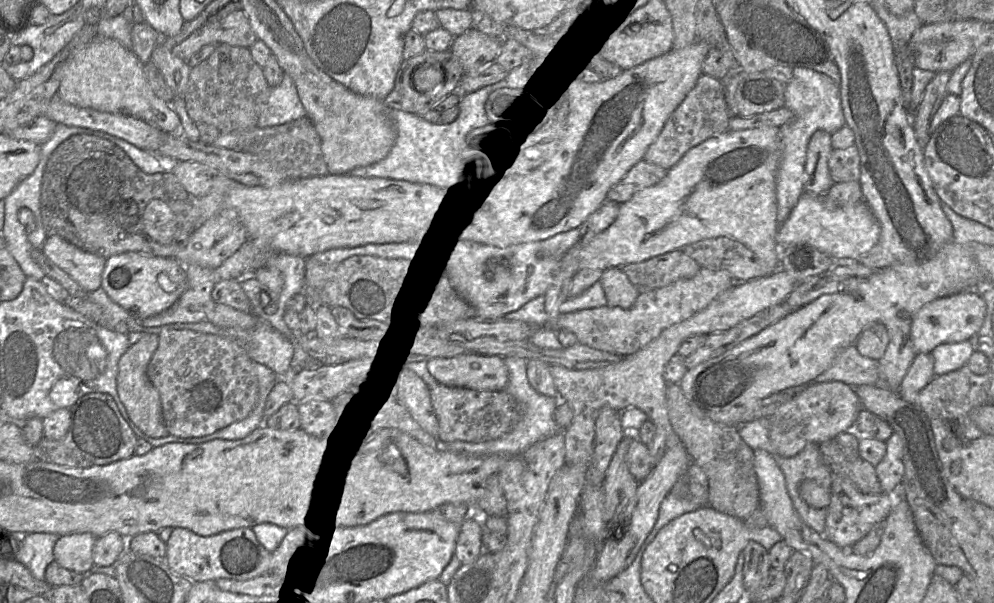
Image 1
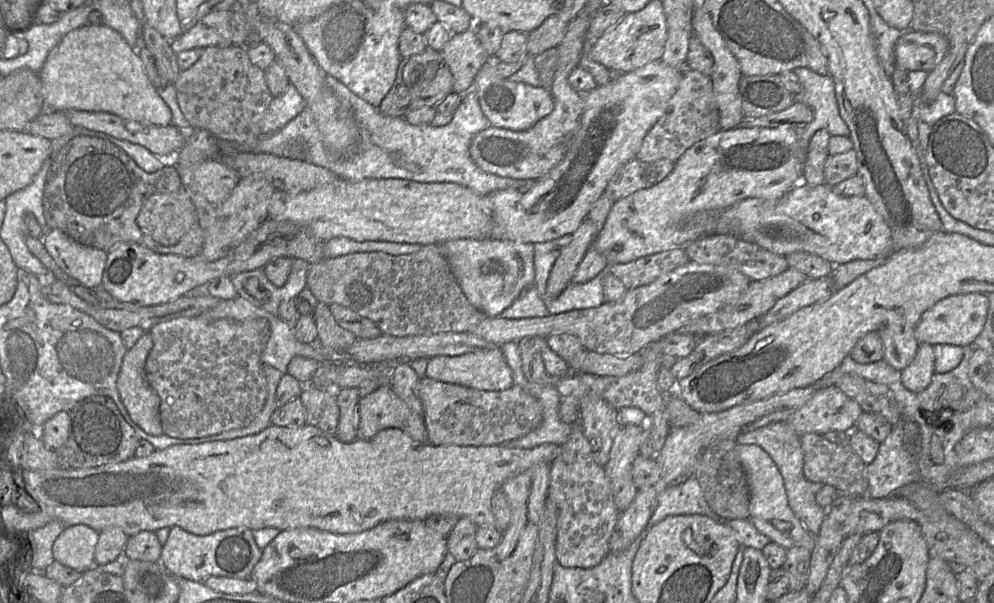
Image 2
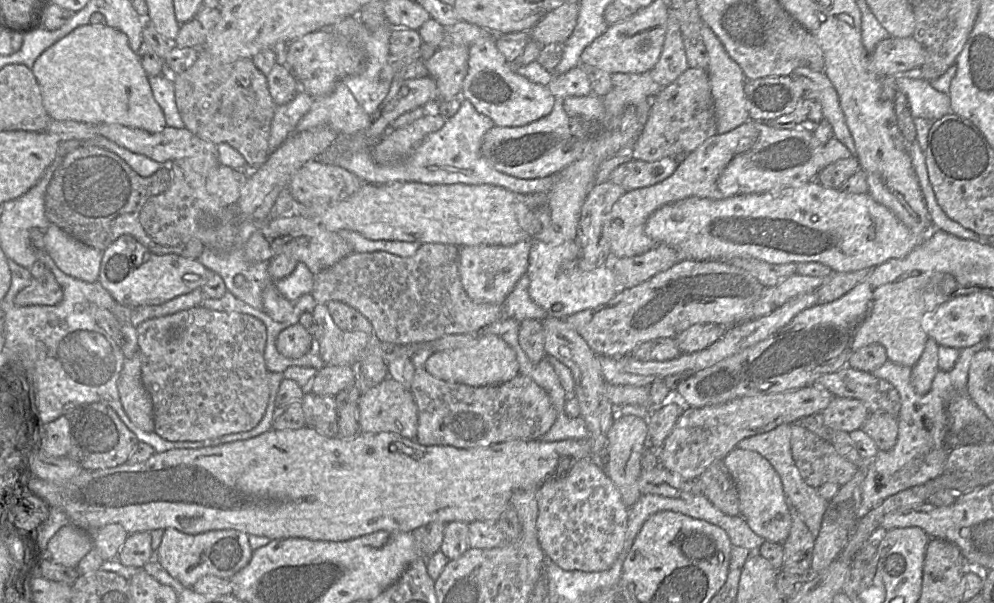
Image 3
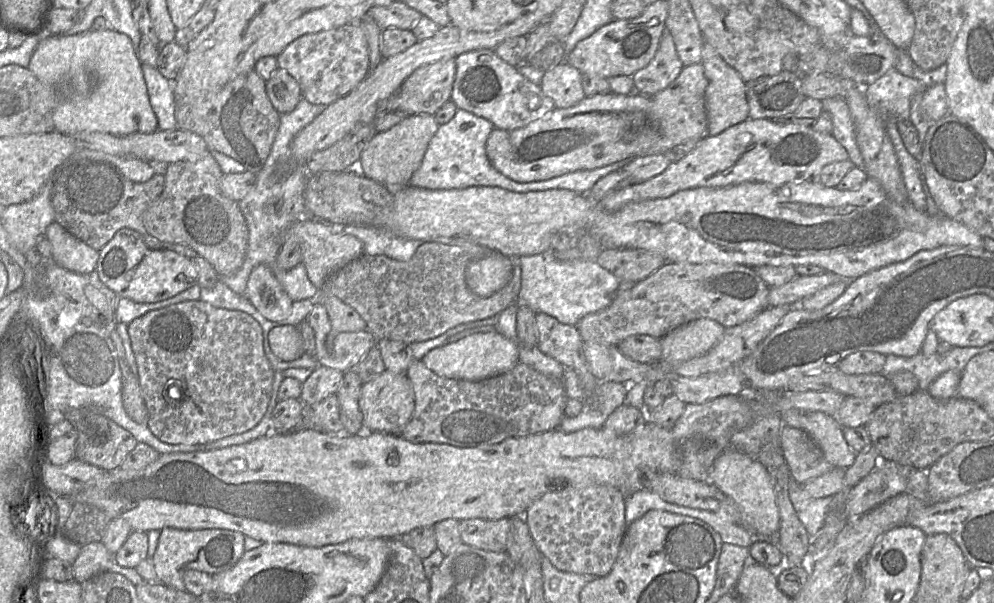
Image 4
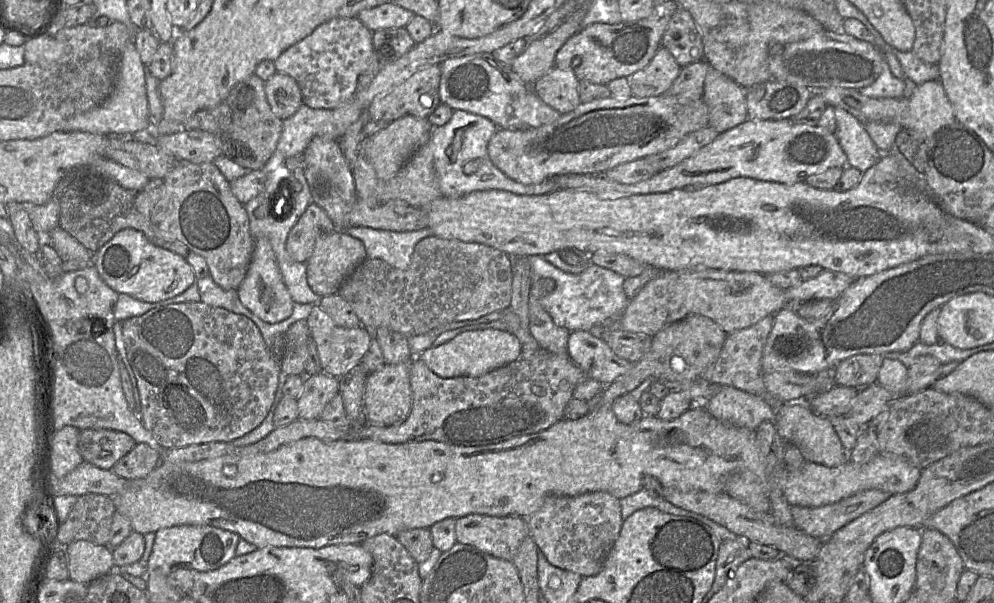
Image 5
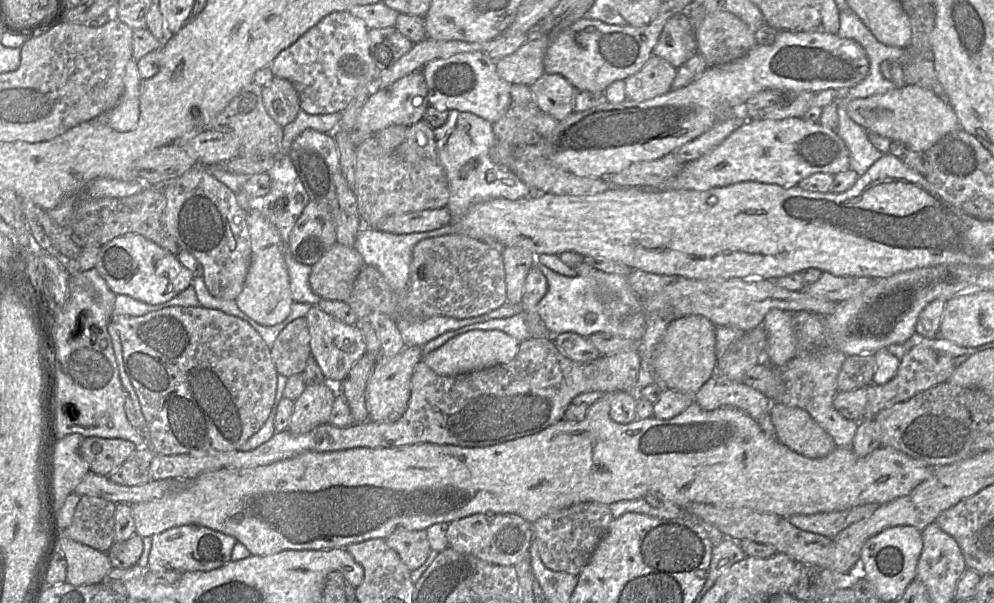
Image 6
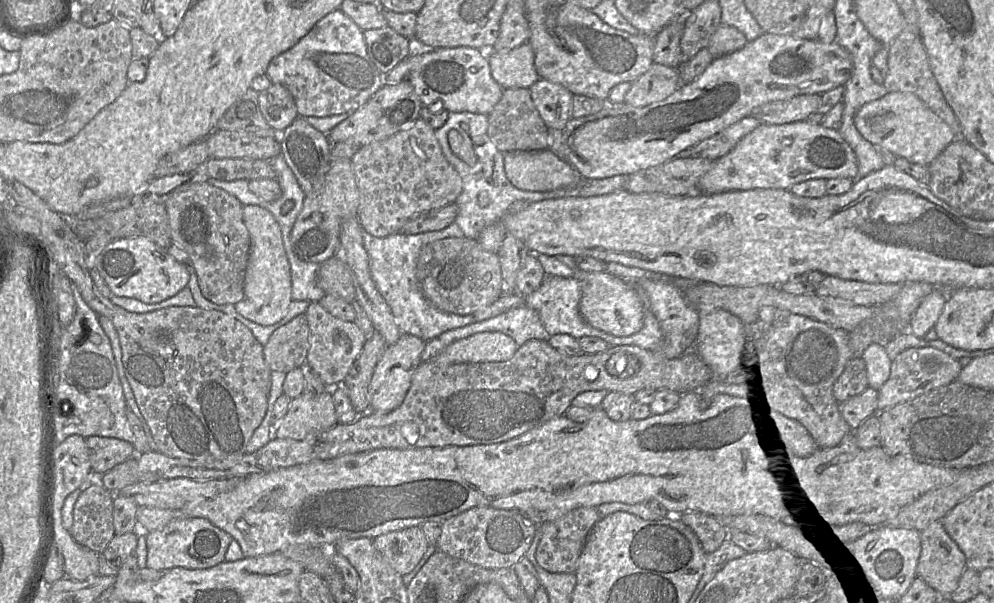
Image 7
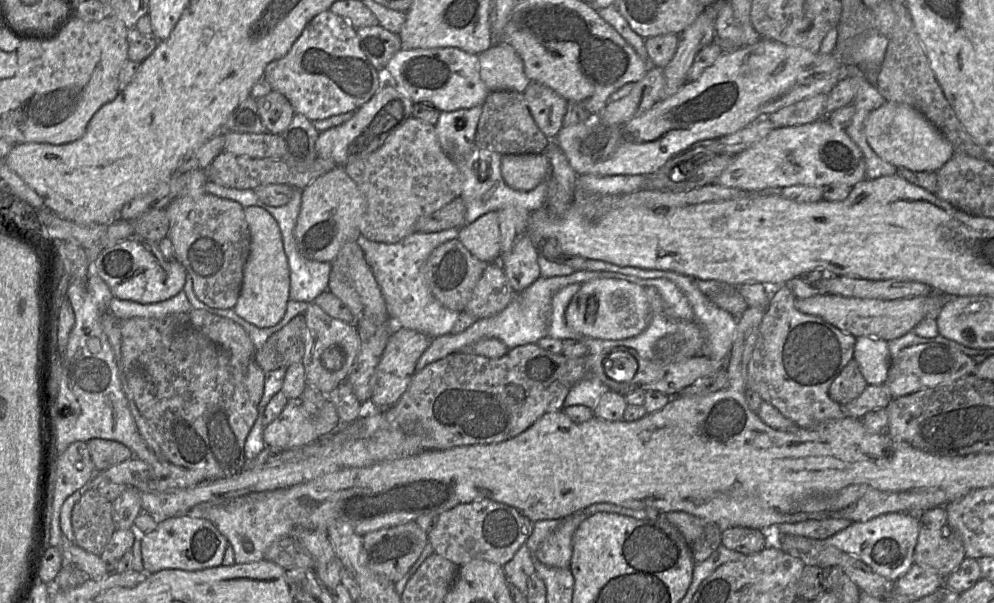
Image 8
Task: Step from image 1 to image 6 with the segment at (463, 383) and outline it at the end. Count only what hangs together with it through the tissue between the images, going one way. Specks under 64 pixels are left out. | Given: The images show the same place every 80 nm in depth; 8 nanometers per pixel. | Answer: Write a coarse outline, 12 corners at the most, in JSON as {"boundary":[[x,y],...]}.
{"boundary":[[471,330],[422,360],[441,376],[510,362],[520,342]]}

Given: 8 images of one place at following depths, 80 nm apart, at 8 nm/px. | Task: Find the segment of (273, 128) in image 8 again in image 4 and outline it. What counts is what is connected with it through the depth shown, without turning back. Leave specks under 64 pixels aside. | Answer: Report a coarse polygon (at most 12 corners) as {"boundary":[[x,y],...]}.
{"boundary":[[281,68],[266,81],[266,93],[280,114],[302,98],[299,83]]}

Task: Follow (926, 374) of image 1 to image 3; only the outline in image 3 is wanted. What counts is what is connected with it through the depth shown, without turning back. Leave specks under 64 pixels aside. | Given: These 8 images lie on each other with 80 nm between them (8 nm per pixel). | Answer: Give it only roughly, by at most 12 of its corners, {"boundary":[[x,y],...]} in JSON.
{"boundary":[[928,337],[912,367],[911,383],[920,395],[930,391],[939,371],[937,342]]}

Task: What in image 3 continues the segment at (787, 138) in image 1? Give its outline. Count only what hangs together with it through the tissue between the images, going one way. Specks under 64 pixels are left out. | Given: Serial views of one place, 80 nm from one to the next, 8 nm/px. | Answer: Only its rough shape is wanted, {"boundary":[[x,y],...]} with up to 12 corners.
{"boundary":[[806,67],[791,76],[807,77],[820,87],[817,100],[833,137],[856,156],[839,97],[823,72]]}

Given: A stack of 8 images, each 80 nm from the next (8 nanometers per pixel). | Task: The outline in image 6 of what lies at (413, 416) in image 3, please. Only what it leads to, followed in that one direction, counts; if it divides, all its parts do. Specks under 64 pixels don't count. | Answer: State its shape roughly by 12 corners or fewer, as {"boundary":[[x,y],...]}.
{"boundary":[[421,347],[379,356],[366,384],[368,420],[404,414]]}

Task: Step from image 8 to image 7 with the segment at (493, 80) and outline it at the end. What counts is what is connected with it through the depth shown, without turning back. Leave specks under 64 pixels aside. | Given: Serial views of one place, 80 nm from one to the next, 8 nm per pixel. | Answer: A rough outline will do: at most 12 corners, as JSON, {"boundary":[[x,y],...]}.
{"boundary":[[529,43],[489,52],[503,88],[529,88],[539,76]]}

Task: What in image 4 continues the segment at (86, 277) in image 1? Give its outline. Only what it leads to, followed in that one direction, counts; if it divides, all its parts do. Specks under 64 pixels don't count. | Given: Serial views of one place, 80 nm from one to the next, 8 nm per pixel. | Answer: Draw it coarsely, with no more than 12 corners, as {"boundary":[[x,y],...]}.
{"boundary":[[57,222],[47,227],[53,260],[77,274],[96,269],[99,251]]}

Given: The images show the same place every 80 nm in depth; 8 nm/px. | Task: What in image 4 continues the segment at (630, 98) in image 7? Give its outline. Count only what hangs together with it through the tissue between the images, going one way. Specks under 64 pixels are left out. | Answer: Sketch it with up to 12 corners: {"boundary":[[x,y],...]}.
{"boundary":[[665,30],[651,62],[631,76],[634,92],[656,95],[683,67]]}

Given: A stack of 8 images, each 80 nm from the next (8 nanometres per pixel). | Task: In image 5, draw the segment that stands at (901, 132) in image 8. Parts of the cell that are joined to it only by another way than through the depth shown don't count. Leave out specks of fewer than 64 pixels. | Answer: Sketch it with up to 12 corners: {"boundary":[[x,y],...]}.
{"boundary":[[940,80],[908,98],[818,89],[863,125],[893,122],[926,141],[956,120]]}

